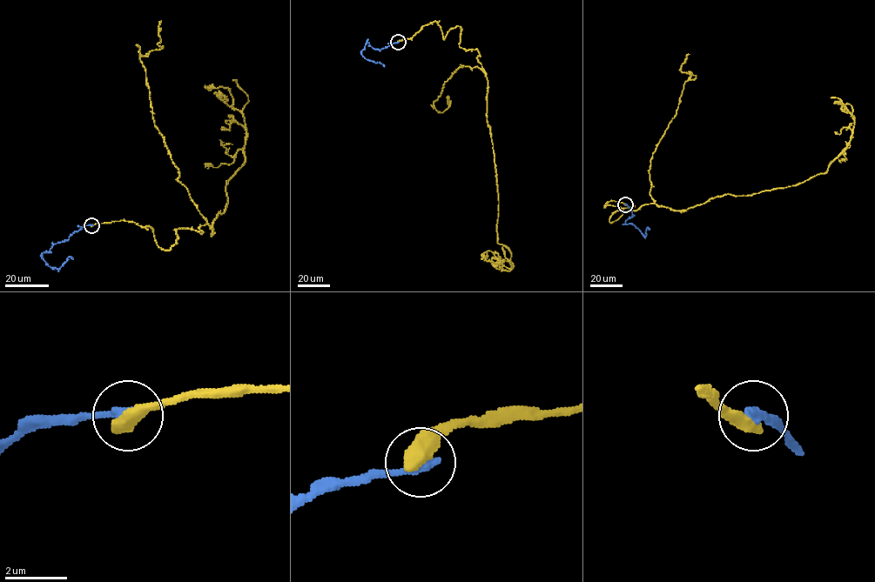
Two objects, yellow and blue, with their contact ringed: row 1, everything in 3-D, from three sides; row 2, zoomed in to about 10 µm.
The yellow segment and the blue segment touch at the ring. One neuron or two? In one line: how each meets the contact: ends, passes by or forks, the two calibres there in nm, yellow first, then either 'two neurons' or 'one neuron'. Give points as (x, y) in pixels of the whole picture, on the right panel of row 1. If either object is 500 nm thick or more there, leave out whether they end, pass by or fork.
calibres 550 and 420 nm; two neurons

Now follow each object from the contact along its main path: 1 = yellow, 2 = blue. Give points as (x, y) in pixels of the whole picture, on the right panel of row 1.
1: (625, 204), (604, 205), (622, 210), (611, 223), (622, 208), (685, 210), (824, 173), (852, 132), (839, 103)
2: (625, 204), (633, 214), (626, 224), (633, 224), (645, 237), (647, 228), (649, 230)

